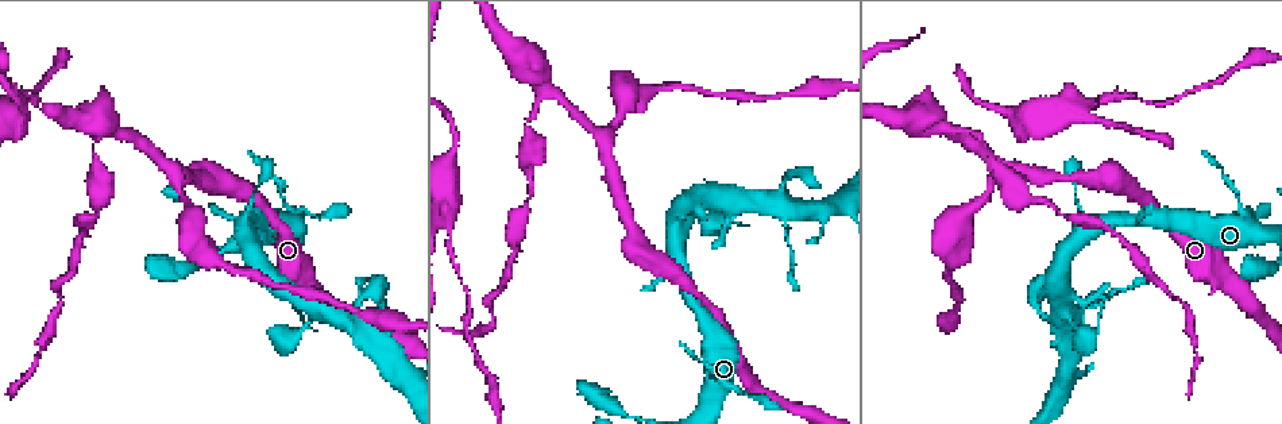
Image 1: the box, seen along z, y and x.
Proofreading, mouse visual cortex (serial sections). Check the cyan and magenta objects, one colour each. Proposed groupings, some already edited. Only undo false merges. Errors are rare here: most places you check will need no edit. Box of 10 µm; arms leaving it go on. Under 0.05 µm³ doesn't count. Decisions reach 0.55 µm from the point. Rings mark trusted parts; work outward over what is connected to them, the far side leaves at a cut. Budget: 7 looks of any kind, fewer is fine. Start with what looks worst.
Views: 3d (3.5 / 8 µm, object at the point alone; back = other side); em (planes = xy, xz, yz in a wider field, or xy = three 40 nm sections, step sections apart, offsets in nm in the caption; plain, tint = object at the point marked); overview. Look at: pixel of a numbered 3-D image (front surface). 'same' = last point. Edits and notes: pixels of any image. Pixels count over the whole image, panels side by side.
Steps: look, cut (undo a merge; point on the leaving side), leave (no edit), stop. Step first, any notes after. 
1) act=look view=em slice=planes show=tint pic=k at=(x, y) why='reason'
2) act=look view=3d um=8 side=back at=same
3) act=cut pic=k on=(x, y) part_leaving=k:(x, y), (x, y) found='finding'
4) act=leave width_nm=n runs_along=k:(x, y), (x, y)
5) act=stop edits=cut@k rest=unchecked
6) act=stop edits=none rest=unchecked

act=look view=3d um=3.5 pic=1 at=(526, 122) why='narrows sharply'

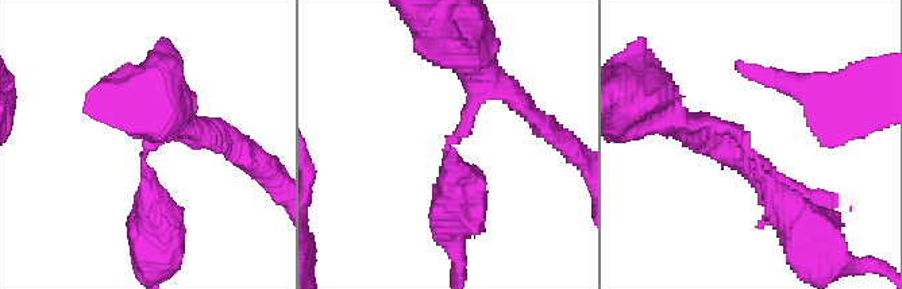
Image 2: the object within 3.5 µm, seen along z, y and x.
act=look view=em slice=xy step=3 show=tint pic=2 at=(759, 162) arm_widths_nm=150,400 why='need the tissue'

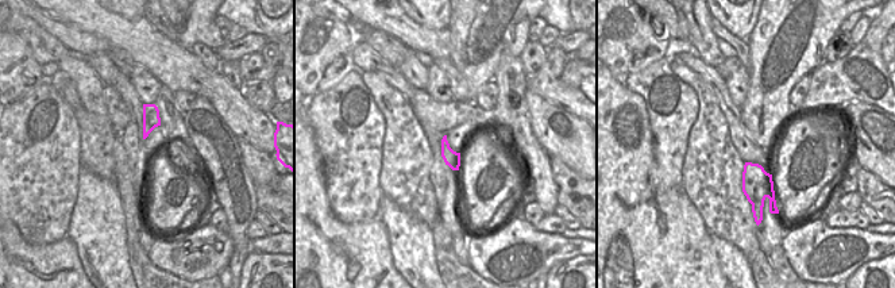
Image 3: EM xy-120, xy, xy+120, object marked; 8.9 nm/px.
act=leave runs_along=2:(698, 122), (736, 130), (812, 238) found='continuous, no second cell'

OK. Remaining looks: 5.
act=look view=3d um=3.5 pic=1 at=(250, 196)

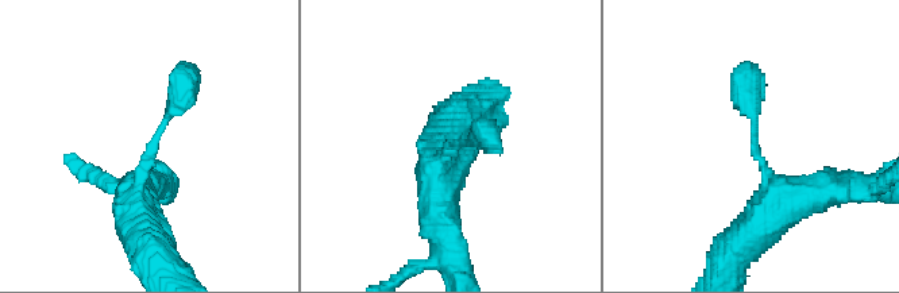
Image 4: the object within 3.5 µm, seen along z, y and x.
act=look view=em slice=xy step=5 show=plain pic=4 at=(454, 147)

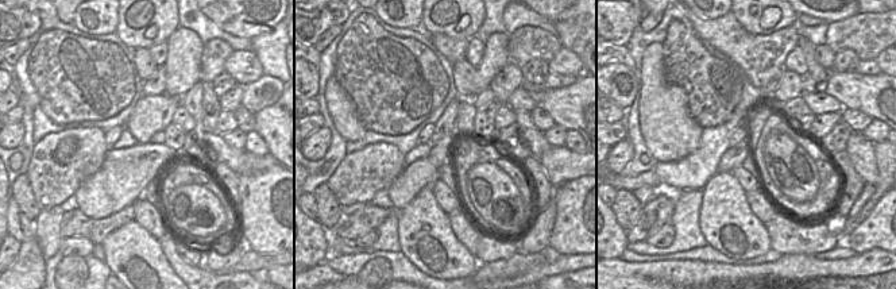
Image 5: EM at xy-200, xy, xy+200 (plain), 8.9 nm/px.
act=look view=em slice=xy step=5 show=tint at=same

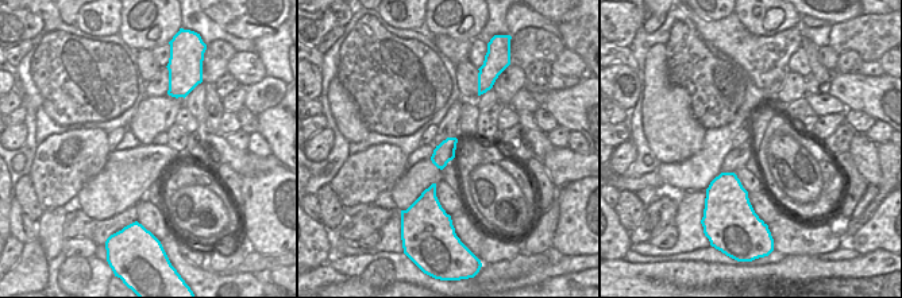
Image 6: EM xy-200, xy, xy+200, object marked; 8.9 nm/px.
act=leave runs_along=4:(794, 203), (766, 177), (739, 66) found='one cell here'

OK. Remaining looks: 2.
act=look view=em slice=xy step=3 show=tint pic=1 at=(83, 231) why='thin neck'

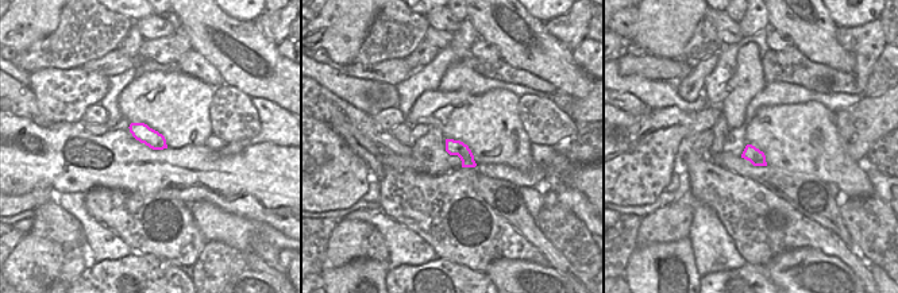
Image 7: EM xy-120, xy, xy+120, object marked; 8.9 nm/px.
act=look view=3d um=3.5 side=back at=same why='see where the arms go'

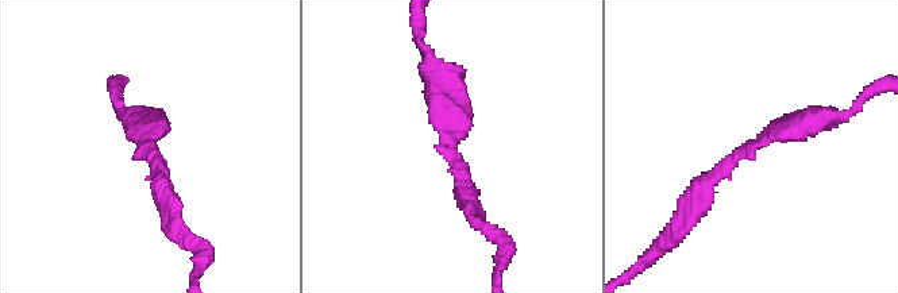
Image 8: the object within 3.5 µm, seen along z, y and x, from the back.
act=leave runs_along=8:(812, 120), (743, 149), (685, 215) found='one cell here'

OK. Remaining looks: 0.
act=stop edits=none rest=unchecked

